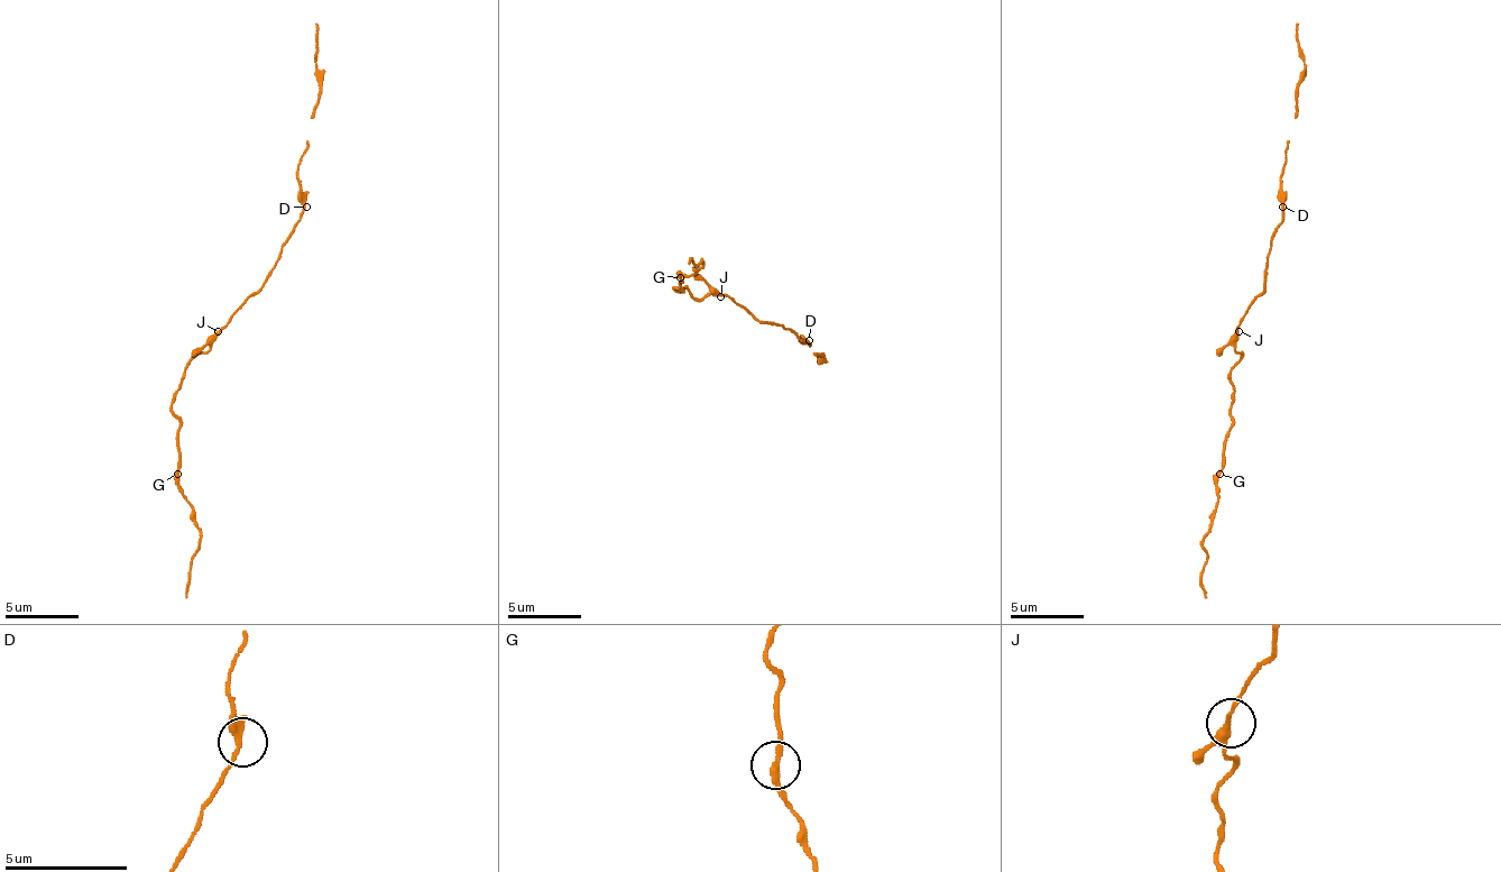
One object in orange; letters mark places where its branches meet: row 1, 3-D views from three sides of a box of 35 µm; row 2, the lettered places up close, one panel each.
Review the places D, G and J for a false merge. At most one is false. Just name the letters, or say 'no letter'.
no letter

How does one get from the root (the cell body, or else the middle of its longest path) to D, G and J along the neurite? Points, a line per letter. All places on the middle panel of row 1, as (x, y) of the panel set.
D: (735, 304), (743, 304), (761, 322), (775, 322), (801, 340), (809, 340)
G: (735, 304), (717, 293), (696, 296), (688, 290), (673, 290), (681, 290), (681, 278)
J: (735, 304), (728, 296), (720, 296)

